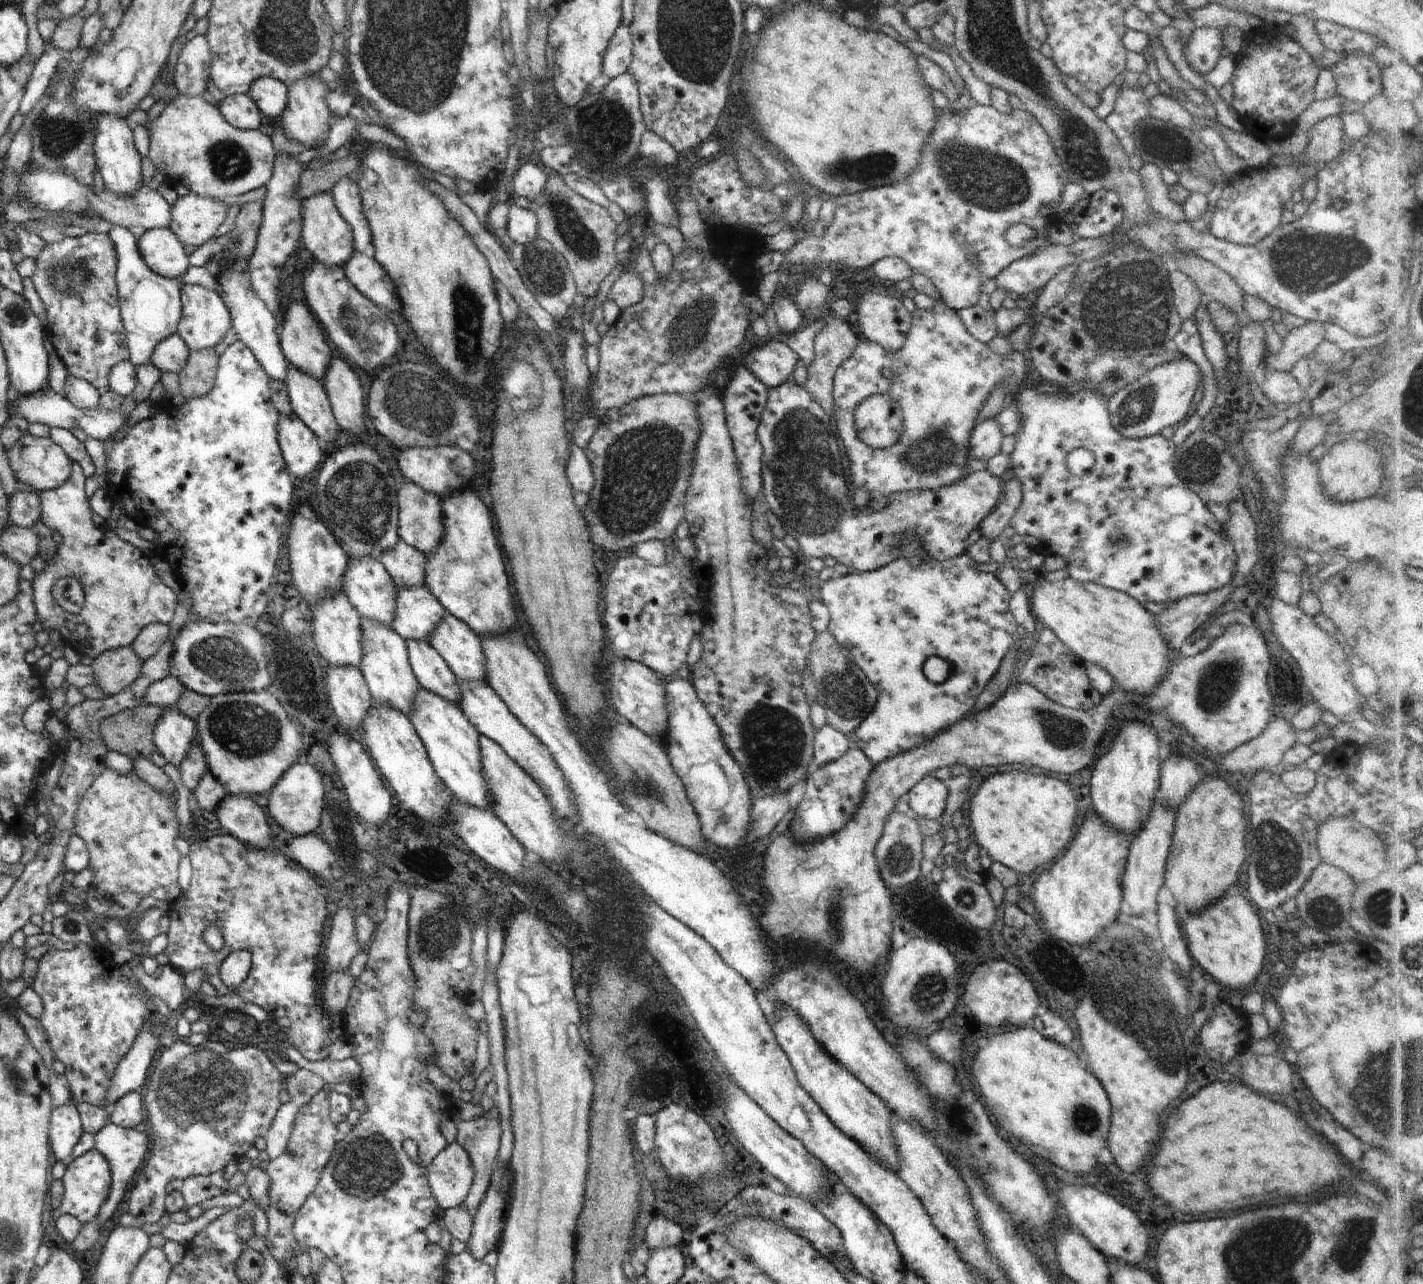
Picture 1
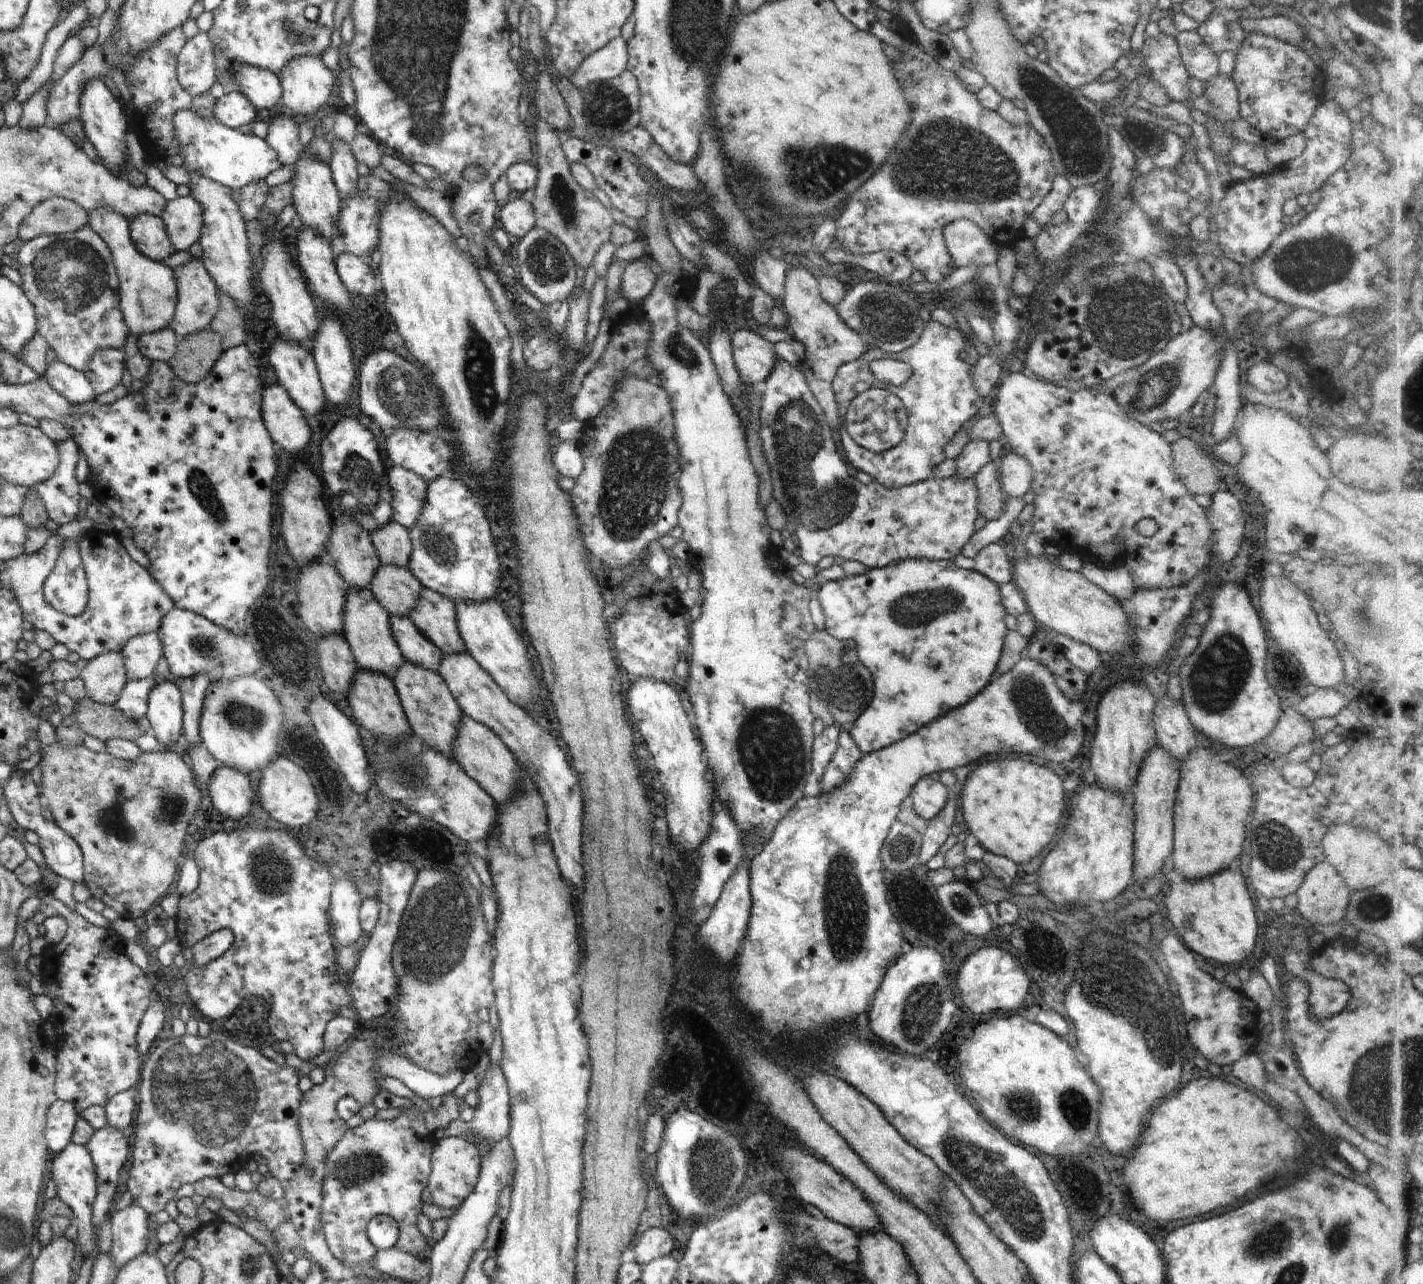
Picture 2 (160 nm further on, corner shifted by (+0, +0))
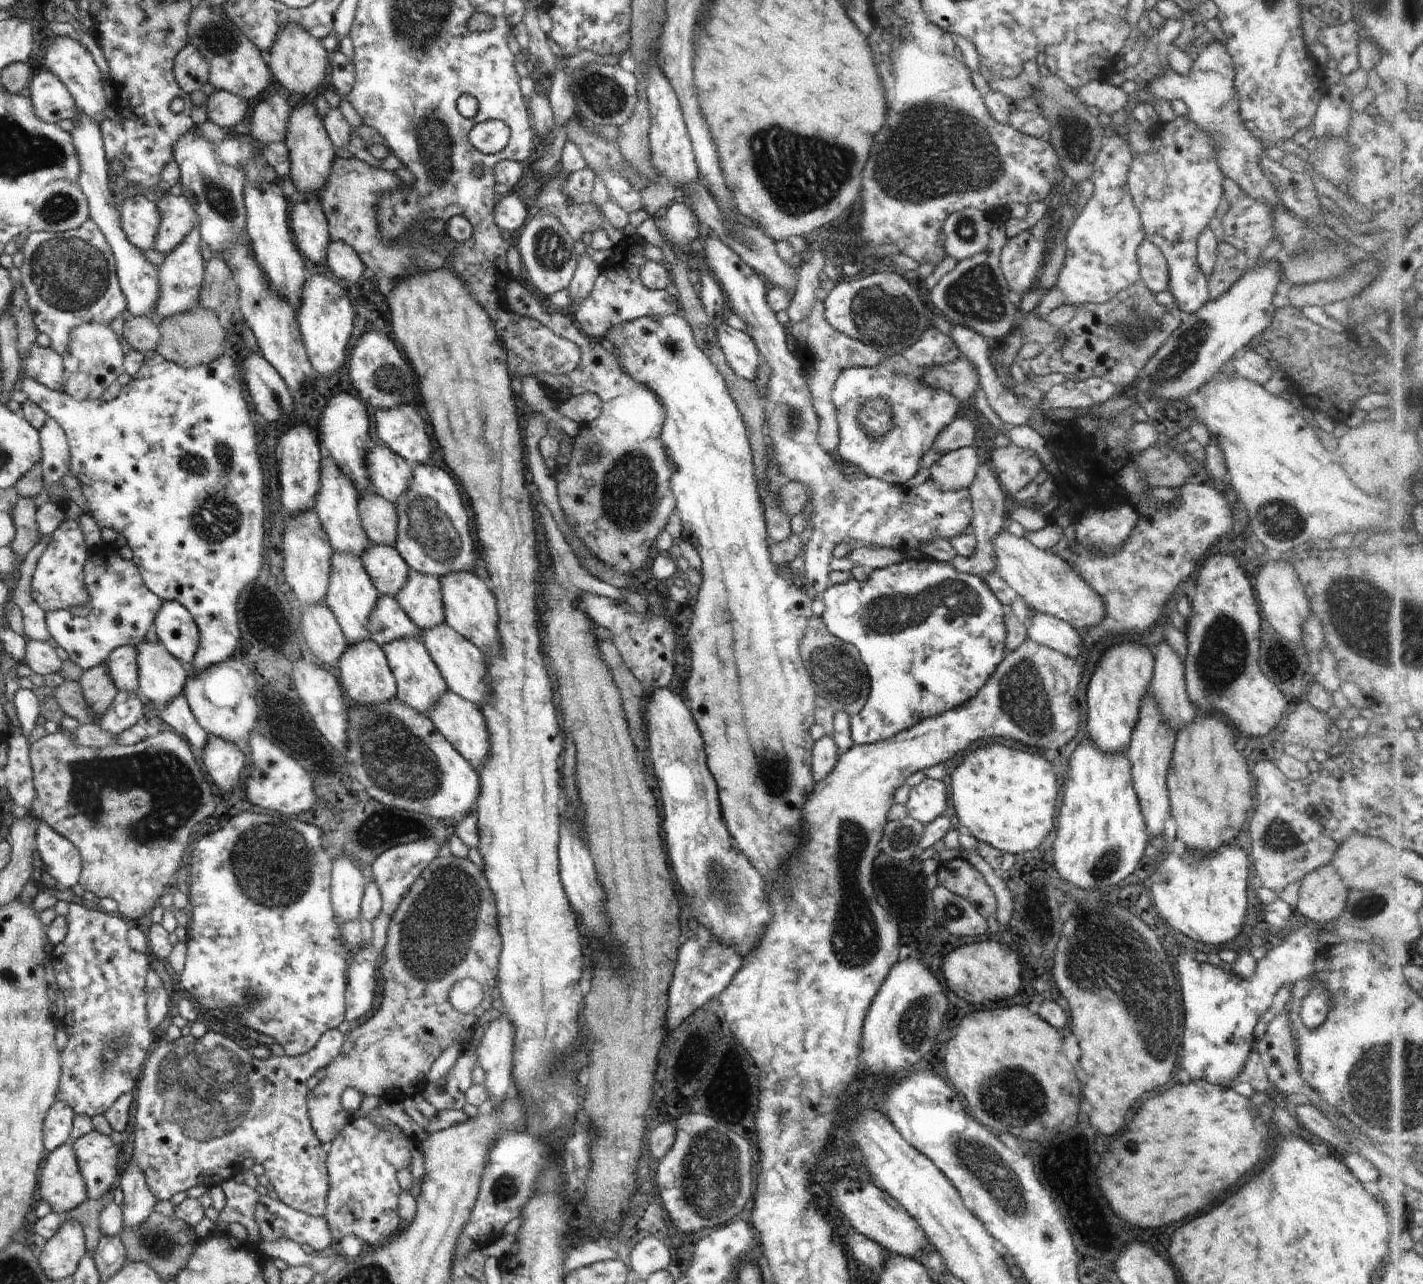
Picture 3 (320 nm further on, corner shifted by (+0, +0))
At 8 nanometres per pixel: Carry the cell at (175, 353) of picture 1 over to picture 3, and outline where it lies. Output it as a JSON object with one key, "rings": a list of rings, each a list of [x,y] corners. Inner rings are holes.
{"rings":[[[134,316],[124,321],[124,340],[128,342],[135,351],[154,351],[158,341],[161,341],[156,319],[148,319],[145,316]]]}

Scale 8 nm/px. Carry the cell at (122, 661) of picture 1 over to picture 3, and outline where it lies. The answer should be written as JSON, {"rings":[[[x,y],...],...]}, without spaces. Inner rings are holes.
{"rings":[[[103,664],[85,670],[79,685],[85,703],[96,717],[101,717],[110,708],[118,692]]]}

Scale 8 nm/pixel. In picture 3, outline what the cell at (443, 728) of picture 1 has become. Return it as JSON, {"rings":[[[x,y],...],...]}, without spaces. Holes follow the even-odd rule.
{"rings":[[[406,637],[388,641],[381,647],[397,684],[397,697],[413,706],[414,710],[429,716],[427,710],[438,702],[441,694],[448,688],[424,643],[417,638]]]}

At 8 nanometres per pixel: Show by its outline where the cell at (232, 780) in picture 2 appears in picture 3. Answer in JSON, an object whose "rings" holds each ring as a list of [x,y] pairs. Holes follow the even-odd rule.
{"rings":[[[209,734],[202,749],[202,762],[212,782],[222,790],[230,790],[238,782],[246,758],[235,742]]]}

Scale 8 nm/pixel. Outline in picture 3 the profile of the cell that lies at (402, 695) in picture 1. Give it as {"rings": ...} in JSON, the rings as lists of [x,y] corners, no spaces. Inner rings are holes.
{"rings":[[[333,551],[330,557],[330,566],[331,571],[325,603],[335,614],[348,644],[353,645],[364,639],[371,639],[371,632],[366,629],[365,626],[370,623],[371,612],[380,594],[378,590],[374,588],[368,573],[364,570],[364,565],[360,557],[350,553]]]}

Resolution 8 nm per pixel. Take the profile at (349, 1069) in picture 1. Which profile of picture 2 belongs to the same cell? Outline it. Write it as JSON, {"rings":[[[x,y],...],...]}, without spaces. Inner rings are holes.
{"rings":[[[390,1050],[378,1054],[374,1072],[381,1079],[393,1077],[400,1080],[422,1099],[442,1097],[453,1092],[463,1082],[464,1077],[460,1070],[452,1070],[444,1076],[438,1076]]]}

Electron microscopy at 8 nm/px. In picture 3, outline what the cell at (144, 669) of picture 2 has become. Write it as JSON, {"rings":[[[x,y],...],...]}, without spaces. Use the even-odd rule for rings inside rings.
{"rings":[[[133,646],[113,650],[103,662],[103,668],[118,691],[140,694],[136,649]]]}

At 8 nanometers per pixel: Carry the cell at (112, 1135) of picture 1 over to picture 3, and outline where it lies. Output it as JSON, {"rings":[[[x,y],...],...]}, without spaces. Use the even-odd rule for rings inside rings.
{"rings":[[[96,1130],[82,1135],[71,1145],[86,1183],[88,1199],[98,1200],[116,1182],[120,1147]]]}

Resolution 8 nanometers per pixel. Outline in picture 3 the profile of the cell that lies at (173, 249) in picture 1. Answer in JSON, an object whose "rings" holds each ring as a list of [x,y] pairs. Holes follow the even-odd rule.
{"rings":[[[134,194],[119,206],[126,238],[142,252],[153,248],[160,222],[157,205],[144,195]]]}

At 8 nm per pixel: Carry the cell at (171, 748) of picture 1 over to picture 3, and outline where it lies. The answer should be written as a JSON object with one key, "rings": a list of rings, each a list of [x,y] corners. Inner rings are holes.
{"rings":[[[140,641],[136,646],[139,690],[149,710],[157,714],[171,698],[183,695],[187,668],[160,642]]]}

